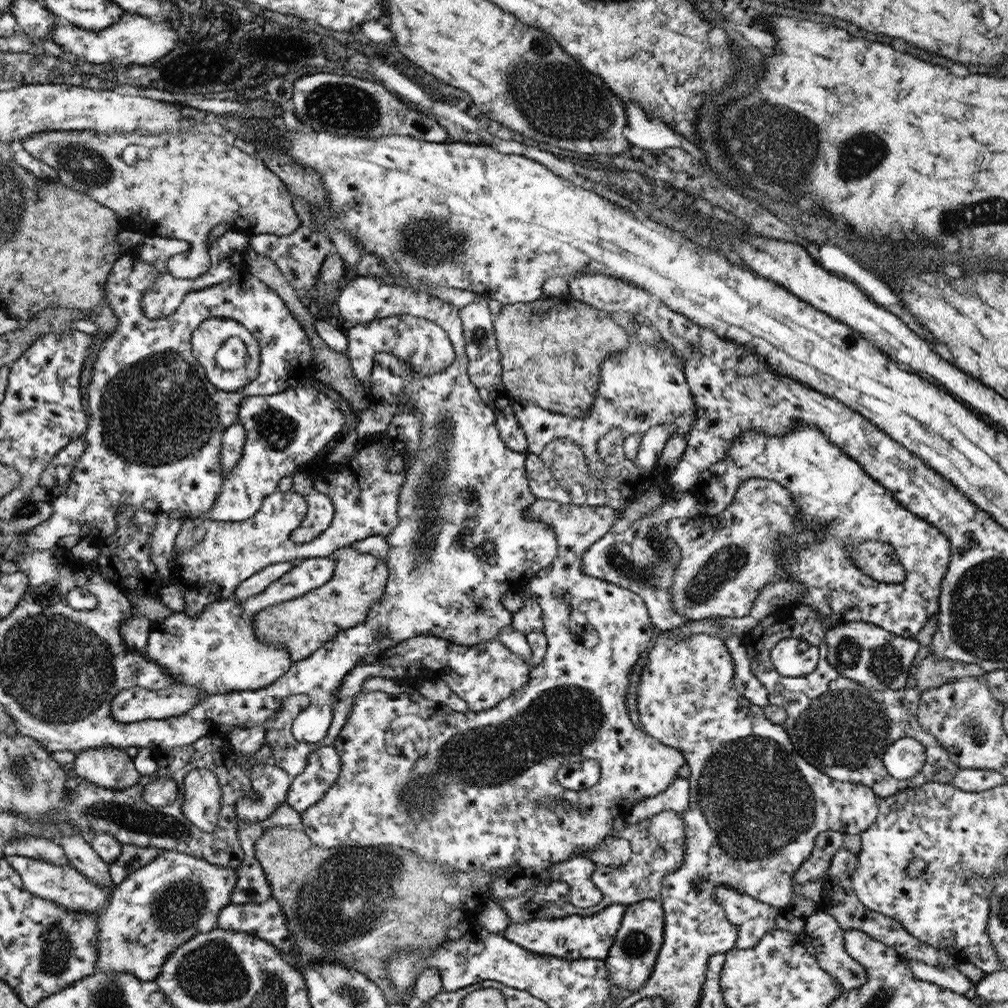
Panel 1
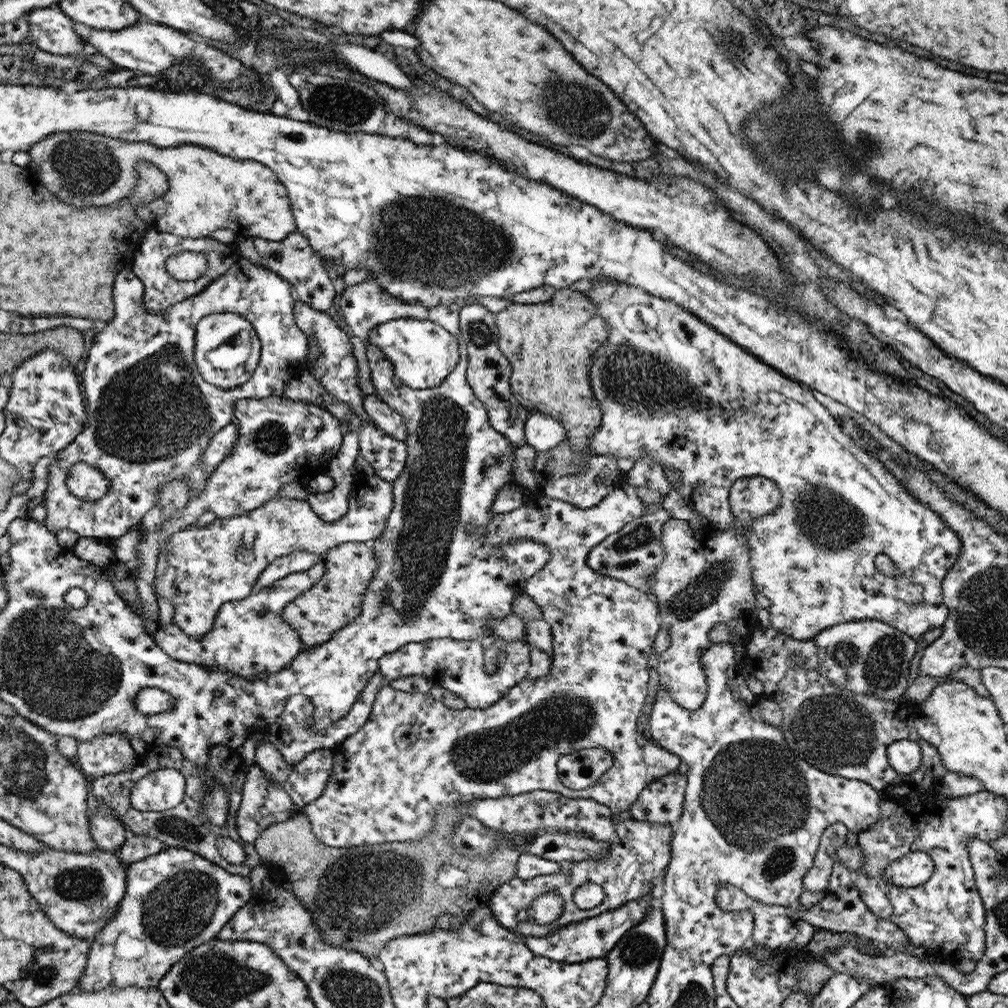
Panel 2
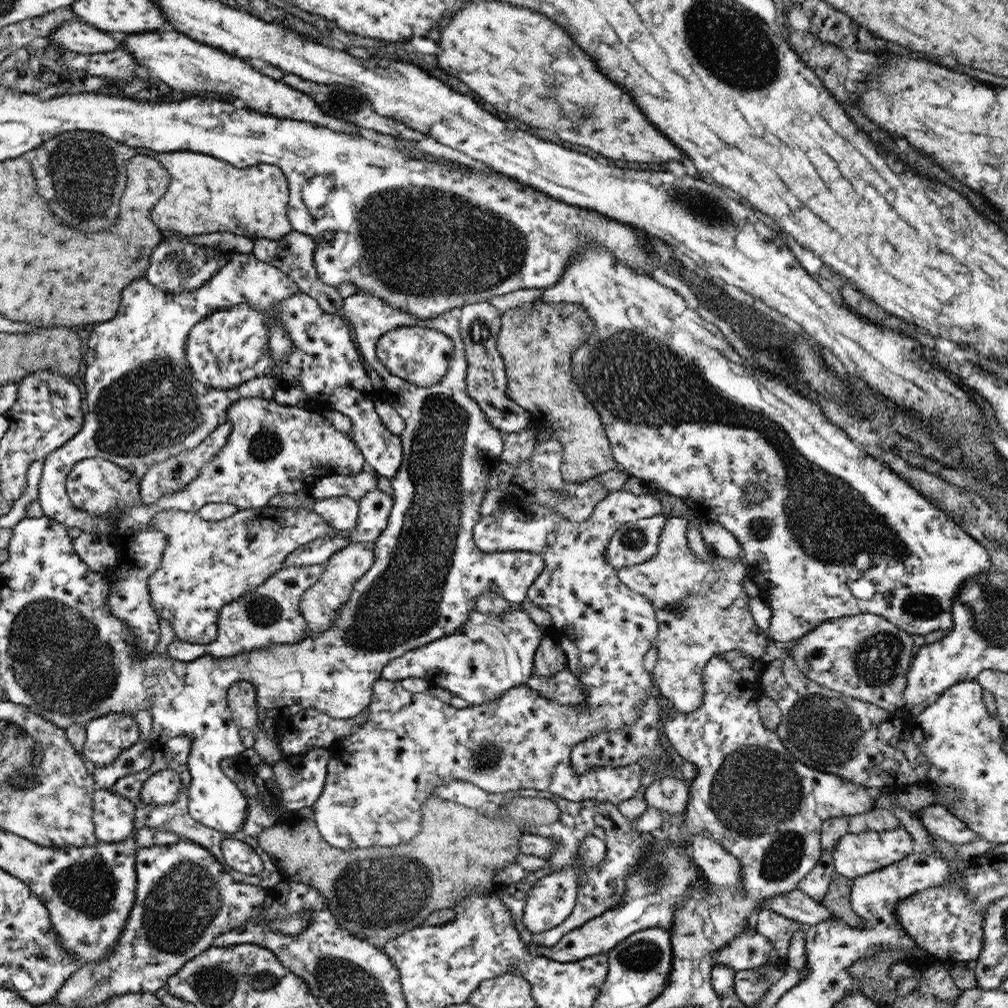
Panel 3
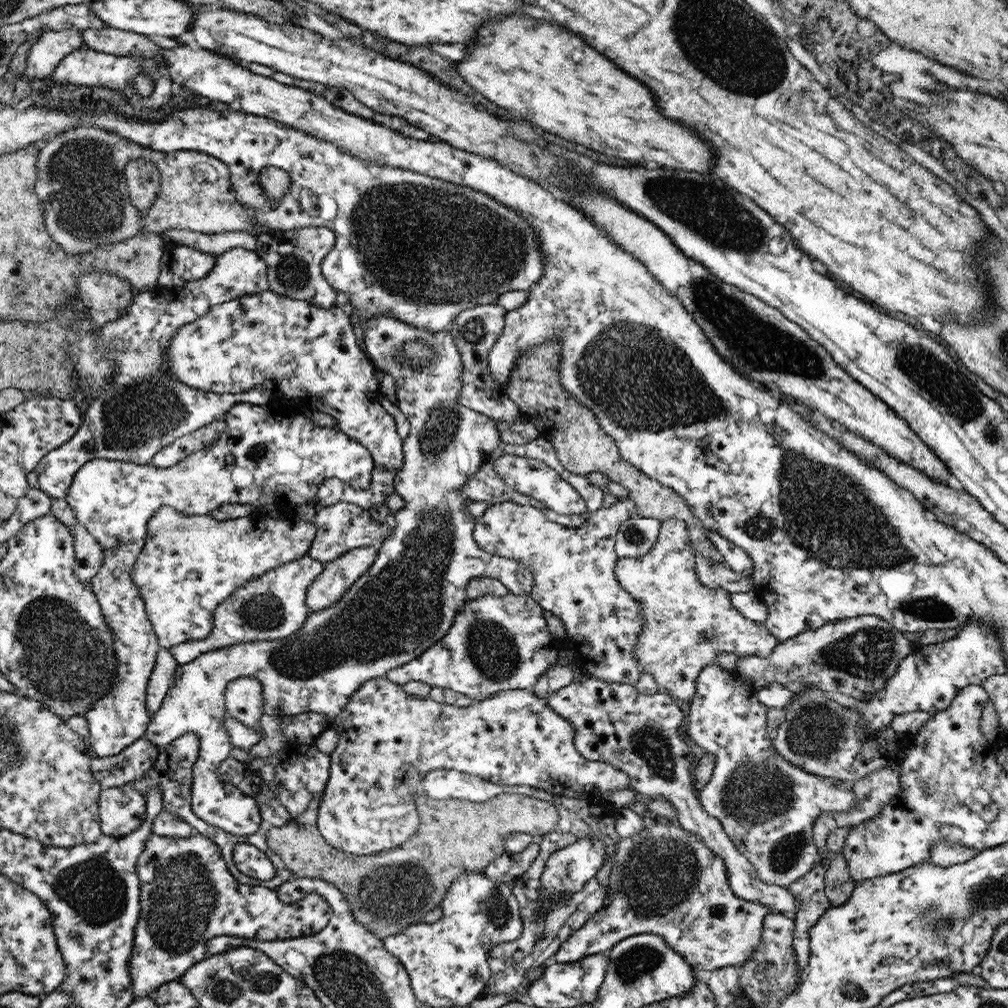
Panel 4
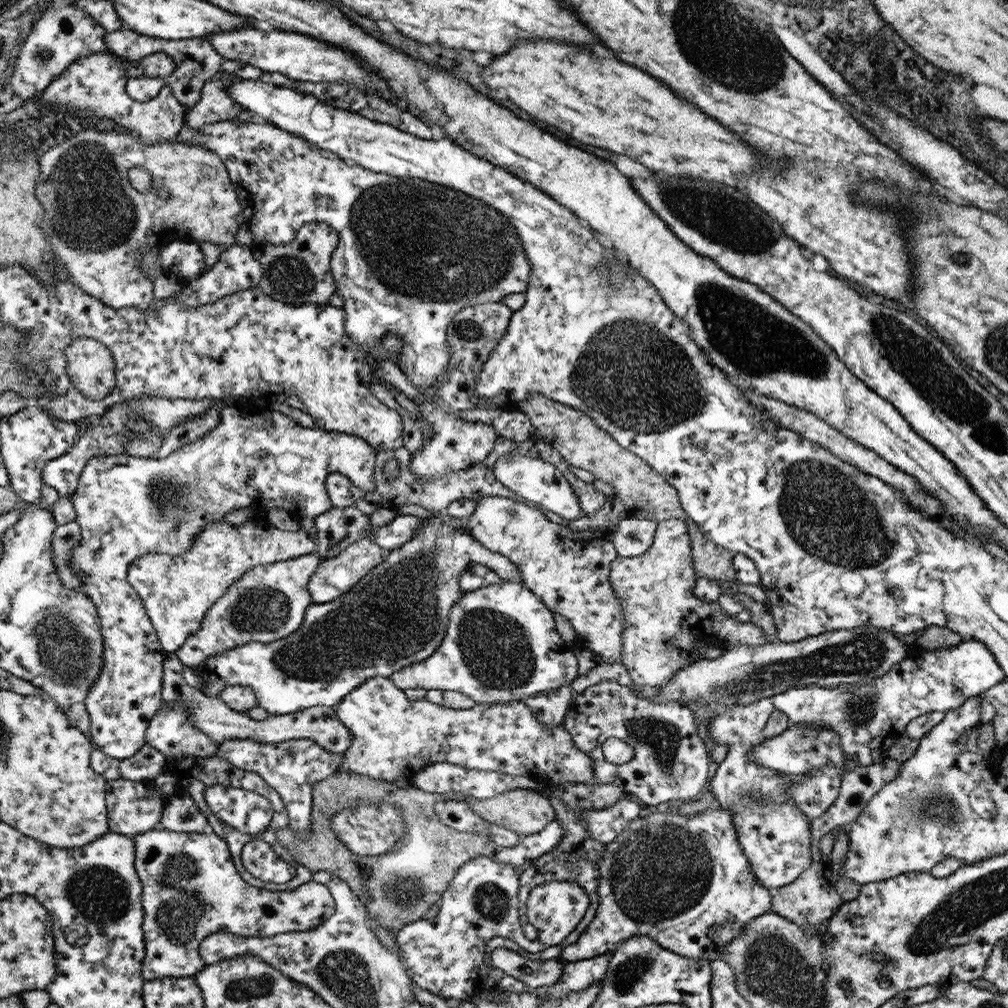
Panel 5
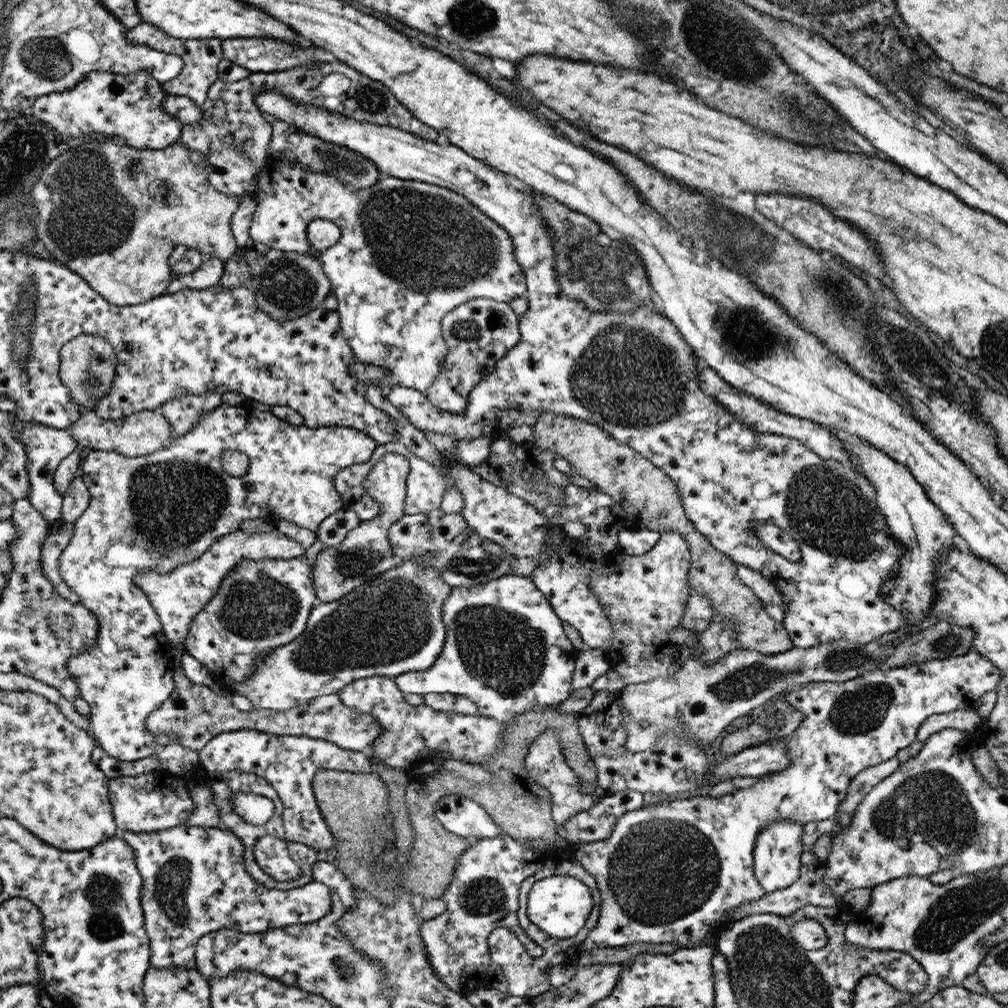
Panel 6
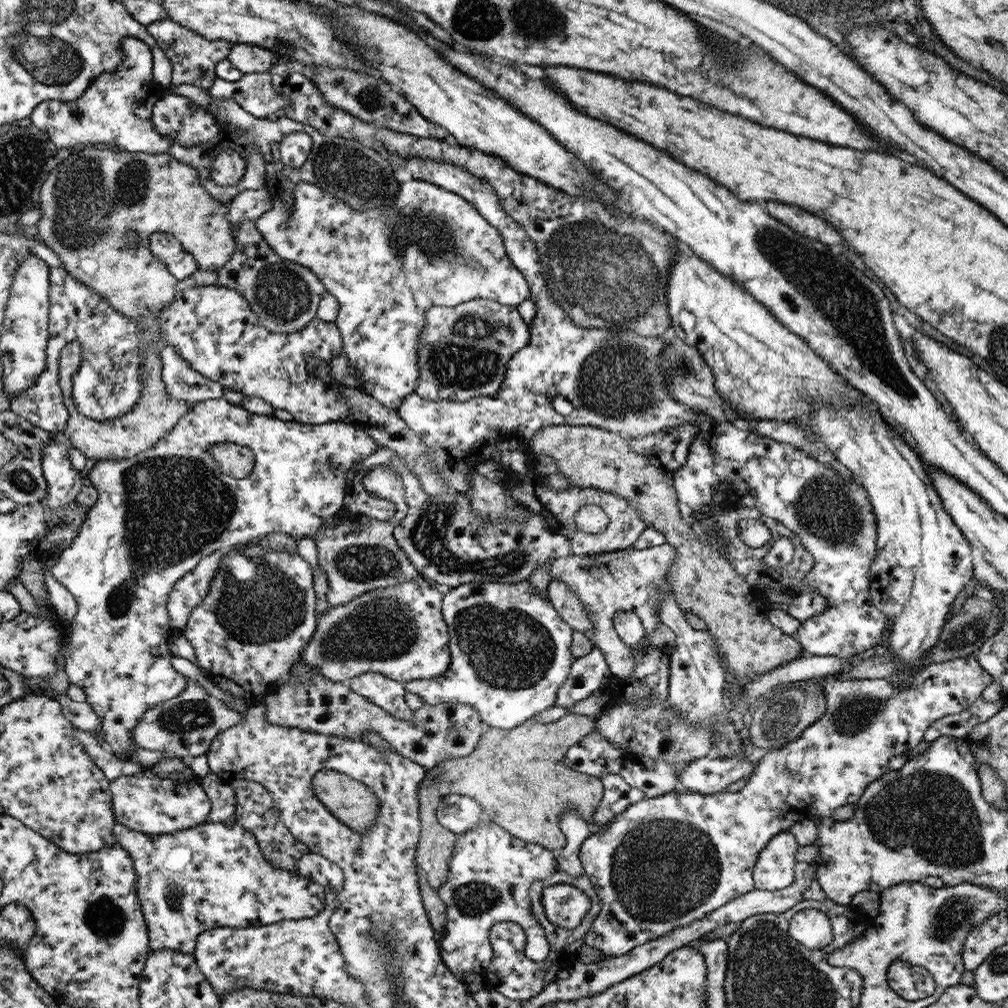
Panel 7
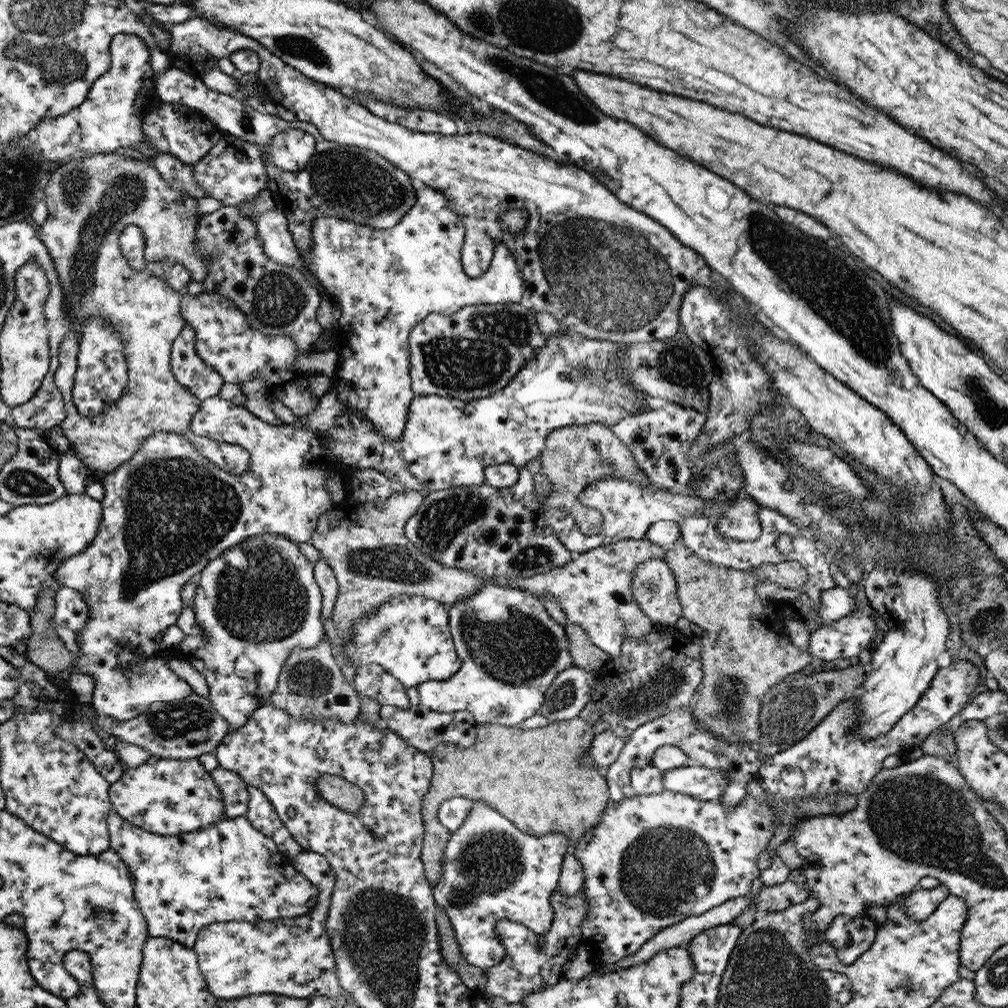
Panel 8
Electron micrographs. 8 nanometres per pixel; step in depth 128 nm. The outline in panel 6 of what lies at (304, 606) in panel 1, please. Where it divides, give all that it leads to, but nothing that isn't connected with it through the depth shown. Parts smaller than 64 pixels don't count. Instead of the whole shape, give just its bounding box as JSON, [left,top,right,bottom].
[312,453,408,602]

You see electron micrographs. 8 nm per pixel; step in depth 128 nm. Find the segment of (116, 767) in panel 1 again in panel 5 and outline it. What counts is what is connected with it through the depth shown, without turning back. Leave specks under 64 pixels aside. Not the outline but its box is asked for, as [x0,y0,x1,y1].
[69,404,377,760]

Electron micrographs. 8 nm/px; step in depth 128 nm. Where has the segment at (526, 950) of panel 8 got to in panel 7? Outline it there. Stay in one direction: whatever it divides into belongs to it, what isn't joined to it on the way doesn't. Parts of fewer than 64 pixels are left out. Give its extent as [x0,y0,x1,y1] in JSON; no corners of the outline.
[483,870,600,1000]

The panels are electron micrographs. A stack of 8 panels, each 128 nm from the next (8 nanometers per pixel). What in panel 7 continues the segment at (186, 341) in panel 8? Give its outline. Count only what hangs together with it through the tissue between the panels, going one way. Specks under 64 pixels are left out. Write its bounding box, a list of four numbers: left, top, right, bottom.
[159,345,223,408]

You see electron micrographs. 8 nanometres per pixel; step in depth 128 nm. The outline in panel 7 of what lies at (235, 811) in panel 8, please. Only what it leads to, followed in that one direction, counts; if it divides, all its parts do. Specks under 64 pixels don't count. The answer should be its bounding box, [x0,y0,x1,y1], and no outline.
[199,772,235,822]

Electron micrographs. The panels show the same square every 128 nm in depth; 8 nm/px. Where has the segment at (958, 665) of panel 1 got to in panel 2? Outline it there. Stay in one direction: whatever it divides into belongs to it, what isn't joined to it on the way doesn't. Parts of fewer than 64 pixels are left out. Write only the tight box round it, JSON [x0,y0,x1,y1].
[903,666,989,707]

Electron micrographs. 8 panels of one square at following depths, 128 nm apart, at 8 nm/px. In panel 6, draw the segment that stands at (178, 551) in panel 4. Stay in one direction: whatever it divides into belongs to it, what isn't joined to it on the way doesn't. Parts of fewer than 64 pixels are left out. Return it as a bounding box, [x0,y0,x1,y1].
[134,530,305,646]

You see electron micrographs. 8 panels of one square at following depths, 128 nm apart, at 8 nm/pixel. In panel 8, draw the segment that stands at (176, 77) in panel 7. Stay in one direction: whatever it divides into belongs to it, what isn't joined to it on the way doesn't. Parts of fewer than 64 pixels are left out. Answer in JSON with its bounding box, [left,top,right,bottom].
[163,17,745,346]

